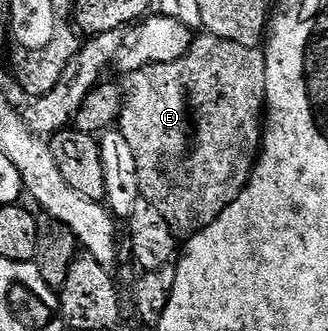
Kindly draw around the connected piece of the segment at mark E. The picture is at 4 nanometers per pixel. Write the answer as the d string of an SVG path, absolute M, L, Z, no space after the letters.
M211 35L205 36L204 49L193 48L192 52L182 55L182 59L174 59L174 63L158 63L147 65L127 74L123 78L124 102L120 111L118 128L122 135L126 135L126 143L130 143L130 151L134 151L134 159L138 159L138 187L140 196L148 201L164 218L166 223L175 231L177 238L193 237L198 231L210 227L234 199L248 185L252 171L256 168L262 148L262 122L266 117L266 59L264 49L260 47L242 47L242 43L230 43L230 39L220 39Z

